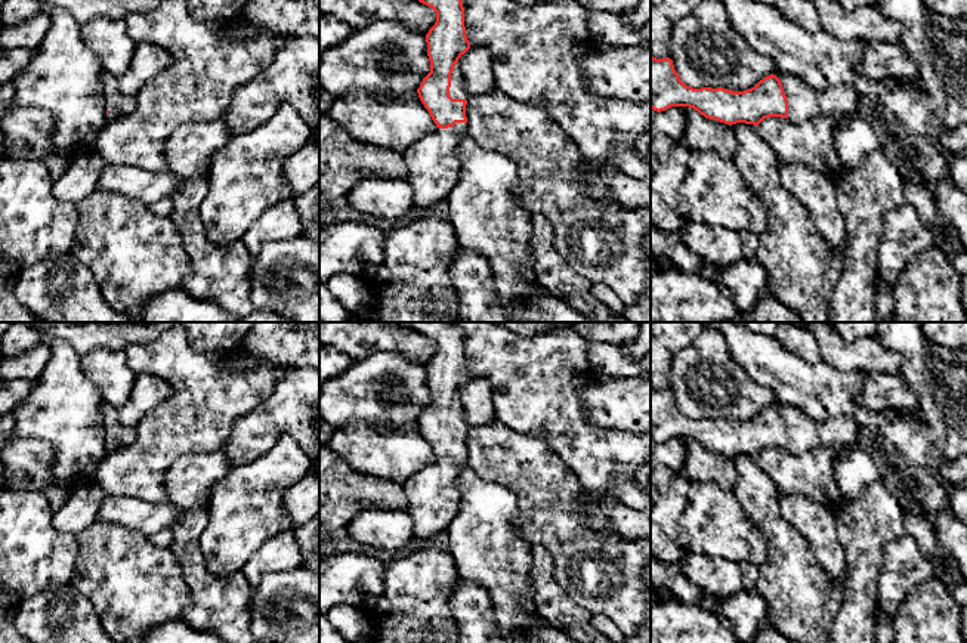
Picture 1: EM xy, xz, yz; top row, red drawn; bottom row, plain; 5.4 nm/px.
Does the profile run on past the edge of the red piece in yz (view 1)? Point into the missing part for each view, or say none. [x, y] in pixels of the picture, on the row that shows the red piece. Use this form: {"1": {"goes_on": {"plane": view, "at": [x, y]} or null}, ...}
{"1": {"goes_on": {"plane": "yz", "at": [805, 102]}}}

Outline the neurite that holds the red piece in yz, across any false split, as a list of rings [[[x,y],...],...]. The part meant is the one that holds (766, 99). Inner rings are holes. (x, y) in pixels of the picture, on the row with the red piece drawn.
[[[651,55],[651,108],[656,112],[671,106],[689,106],[710,120],[725,124],[754,124],[764,118],[781,117],[793,123],[804,123],[818,117],[856,115],[869,120],[878,130],[883,145],[896,157],[903,179],[903,194],[920,220],[933,231],[939,226],[945,237],[957,239],[954,225],[948,223],[936,207],[933,186],[924,179],[921,160],[906,154],[900,133],[884,129],[883,114],[866,112],[861,95],[850,86],[840,84],[825,89],[809,86],[790,74],[773,74],[760,80],[754,87],[733,92],[723,87],[693,89],[686,86],[674,69],[670,58],[656,59]]]

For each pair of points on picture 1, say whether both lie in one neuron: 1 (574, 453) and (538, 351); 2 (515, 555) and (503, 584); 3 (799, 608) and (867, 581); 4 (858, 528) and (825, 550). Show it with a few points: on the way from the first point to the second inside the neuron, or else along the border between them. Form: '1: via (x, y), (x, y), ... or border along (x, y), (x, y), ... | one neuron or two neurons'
1: via (565, 427), (538, 395), (538, 376) | one neuron
2: via (507, 562), (504, 565), (504, 577) | one neuron
3: border along (843, 586), (843, 603), (831, 623) | two neurons
4: border along (833, 510), (846, 575) | two neurons

